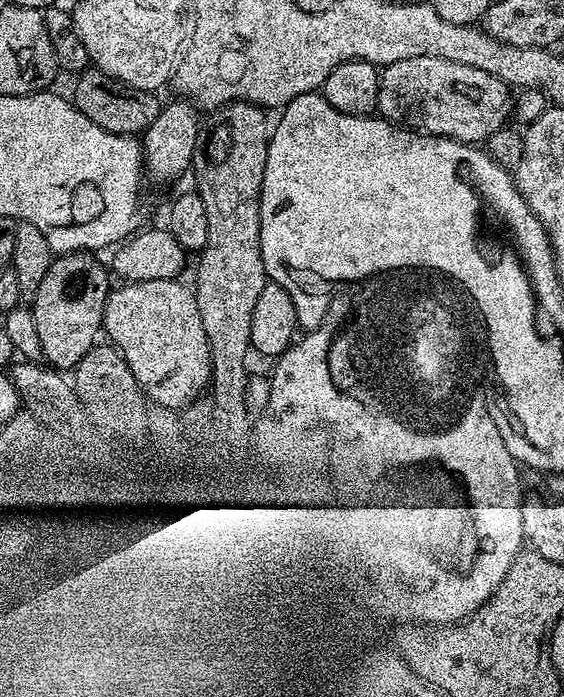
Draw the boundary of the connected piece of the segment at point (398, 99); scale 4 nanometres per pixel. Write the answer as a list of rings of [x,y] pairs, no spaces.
[[[437,56],[402,58],[402,62],[383,65],[375,111],[389,124],[423,130],[429,136],[442,136],[448,142],[457,140],[463,144],[480,146],[488,141],[490,134],[509,123],[514,112],[514,92],[509,85],[494,78],[494,74],[478,70],[478,66],[462,66],[462,62],[450,62]]]

